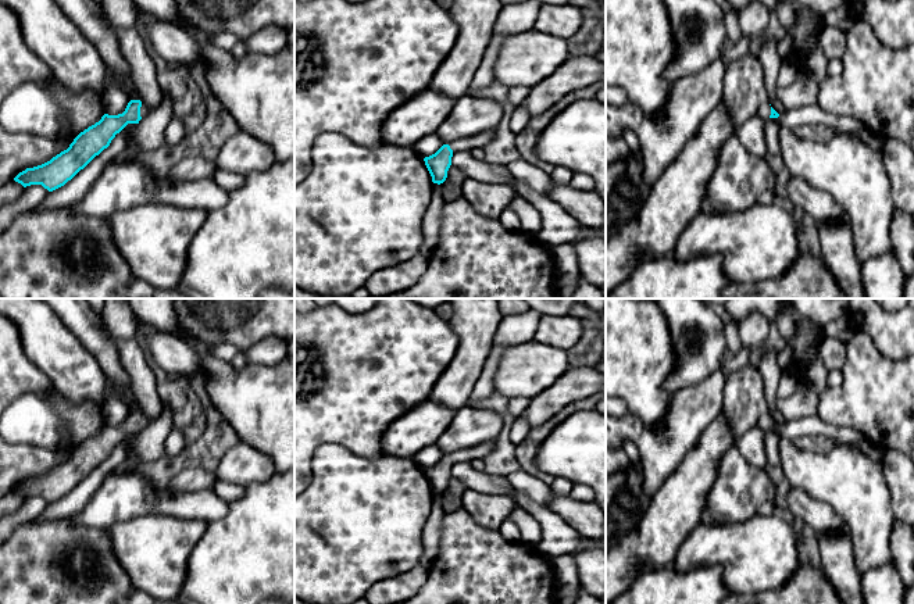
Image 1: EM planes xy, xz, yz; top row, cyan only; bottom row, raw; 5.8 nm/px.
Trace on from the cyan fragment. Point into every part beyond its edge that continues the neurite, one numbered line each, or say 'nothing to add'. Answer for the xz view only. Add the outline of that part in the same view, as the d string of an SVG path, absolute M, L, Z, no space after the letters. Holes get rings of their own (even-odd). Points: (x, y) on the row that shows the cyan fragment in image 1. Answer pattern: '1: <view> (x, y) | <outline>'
1: xz (472, 143) | M496 128L488 129L479 135L451 142L449 146L453 150L453 153L461 150L475 151L482 146L485 146L486 143L489 143L495 137L495 133L496 133Z

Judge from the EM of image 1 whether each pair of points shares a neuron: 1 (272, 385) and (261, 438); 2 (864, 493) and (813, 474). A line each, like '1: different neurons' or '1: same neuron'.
1: same neuron
2: same neuron

